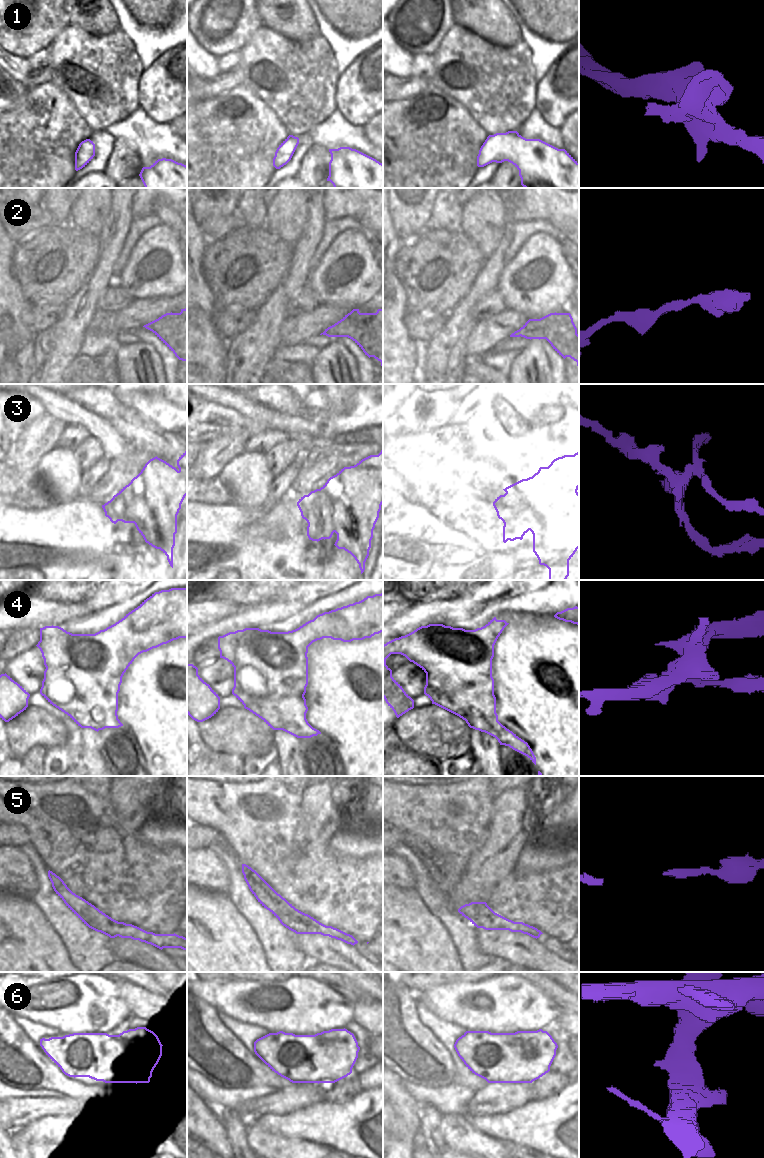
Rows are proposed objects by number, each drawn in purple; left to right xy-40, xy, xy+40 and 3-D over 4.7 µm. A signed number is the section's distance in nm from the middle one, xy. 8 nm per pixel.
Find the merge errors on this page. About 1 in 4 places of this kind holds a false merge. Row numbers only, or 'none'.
3, 4

